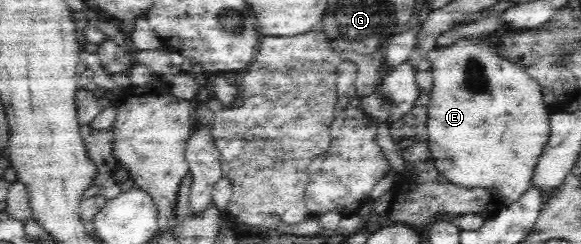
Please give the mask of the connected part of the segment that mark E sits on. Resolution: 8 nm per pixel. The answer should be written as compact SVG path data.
M487 36L477 38L477 40L475 40L475 38L460 39L457 40L457 42L453 42L450 46L443 46L441 48L435 46L434 52L428 54L427 60L430 65L430 75L433 74L432 88L431 91L429 91L429 102L426 105L428 116L427 136L430 156L433 158L435 168L447 181L461 188L495 187L499 192L501 203L512 205L519 196L529 188L529 184L532 184L535 167L539 159L541 159L550 138L550 111L544 101L540 85L535 80L532 80L521 66L517 66L514 62L509 62L509 60L501 55L501 52L497 52L493 40L487 38Z

